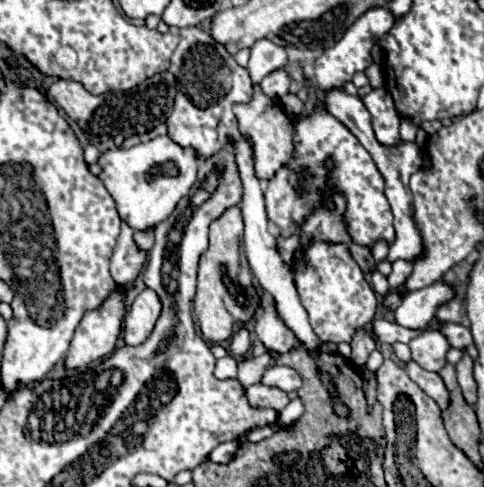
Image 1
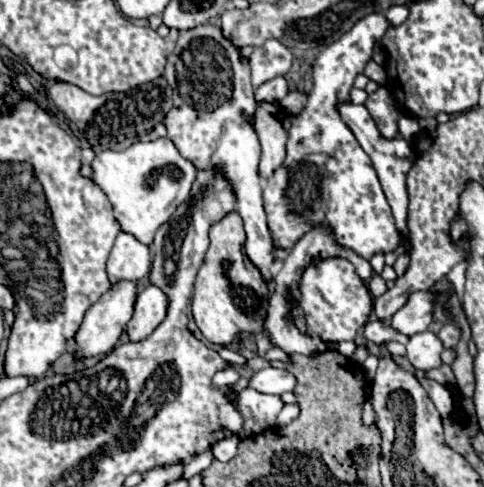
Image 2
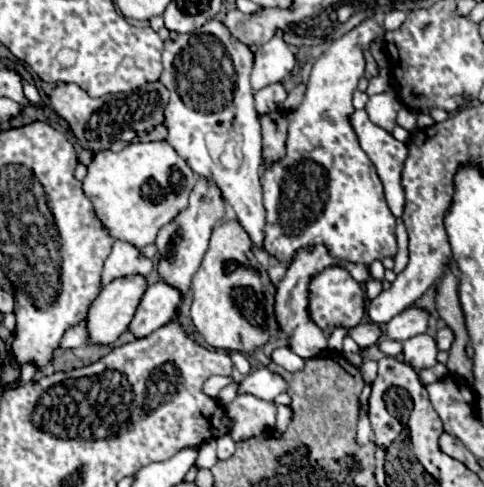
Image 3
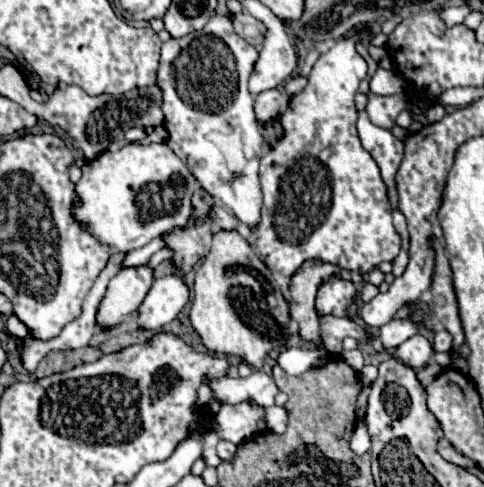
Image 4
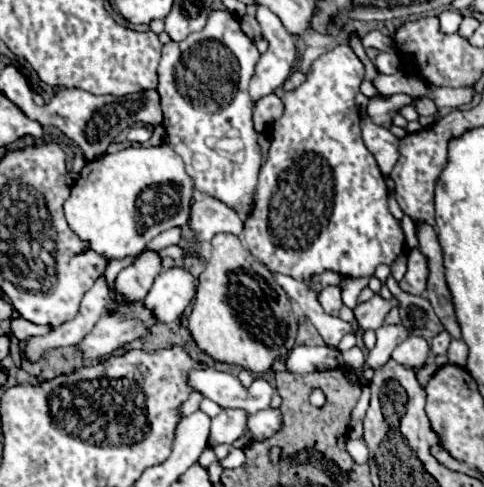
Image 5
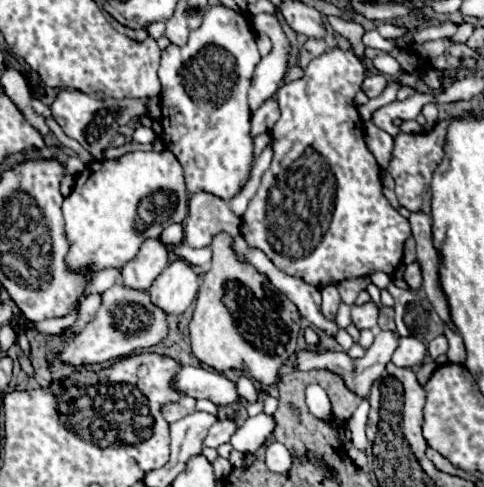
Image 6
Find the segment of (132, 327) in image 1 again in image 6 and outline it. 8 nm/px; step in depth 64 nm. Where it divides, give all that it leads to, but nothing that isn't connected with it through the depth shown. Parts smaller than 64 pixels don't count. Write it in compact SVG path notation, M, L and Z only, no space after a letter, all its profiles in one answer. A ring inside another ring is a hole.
M174 260L154 280L148 296L166 316L178 316L196 300L198 286L200 282L194 270L184 260Z

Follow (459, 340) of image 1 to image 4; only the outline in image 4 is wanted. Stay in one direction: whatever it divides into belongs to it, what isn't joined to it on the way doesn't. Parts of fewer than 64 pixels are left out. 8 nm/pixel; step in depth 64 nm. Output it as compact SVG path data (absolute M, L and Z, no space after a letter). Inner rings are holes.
M438 330L434 336L434 350L436 352L450 352L452 348L452 336L448 330Z

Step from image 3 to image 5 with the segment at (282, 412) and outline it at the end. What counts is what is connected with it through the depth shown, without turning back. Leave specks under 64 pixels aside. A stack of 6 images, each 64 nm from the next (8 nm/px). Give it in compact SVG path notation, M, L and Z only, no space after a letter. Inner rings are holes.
M278 408L260 410L258 414L254 414L254 416L248 420L248 436L244 436L244 440L238 440L234 446L236 446L236 448L248 446L248 442L250 442L252 438L254 438L254 440L264 440L264 438L276 434L280 428L282 428L282 414L280 414Z

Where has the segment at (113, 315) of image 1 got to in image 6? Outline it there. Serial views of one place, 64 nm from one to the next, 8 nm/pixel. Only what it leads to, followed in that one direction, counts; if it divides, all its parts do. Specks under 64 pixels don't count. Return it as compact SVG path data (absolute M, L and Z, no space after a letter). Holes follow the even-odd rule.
M146 240L134 260L122 266L122 284L132 290L148 290L168 264L168 248L160 240Z

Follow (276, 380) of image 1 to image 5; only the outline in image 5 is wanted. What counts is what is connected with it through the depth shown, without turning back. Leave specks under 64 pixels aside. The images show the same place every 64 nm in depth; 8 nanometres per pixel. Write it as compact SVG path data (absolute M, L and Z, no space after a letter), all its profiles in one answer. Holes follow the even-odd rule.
M210 368L190 372L190 384L194 390L214 400L218 406L244 408L250 414L256 414L268 408L276 392L274 386L270 386L264 376L254 376L252 384L244 386L234 374L218 372Z

